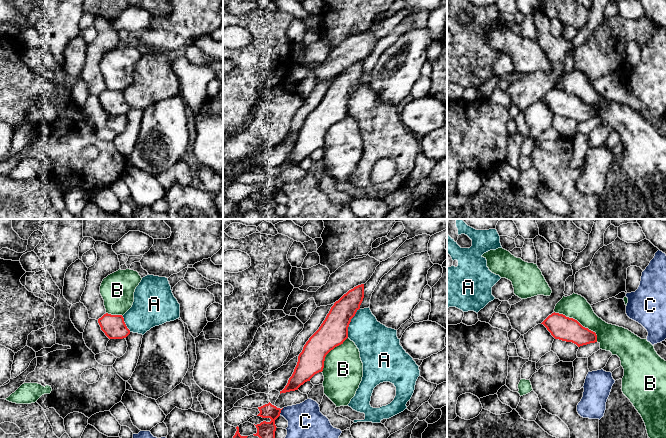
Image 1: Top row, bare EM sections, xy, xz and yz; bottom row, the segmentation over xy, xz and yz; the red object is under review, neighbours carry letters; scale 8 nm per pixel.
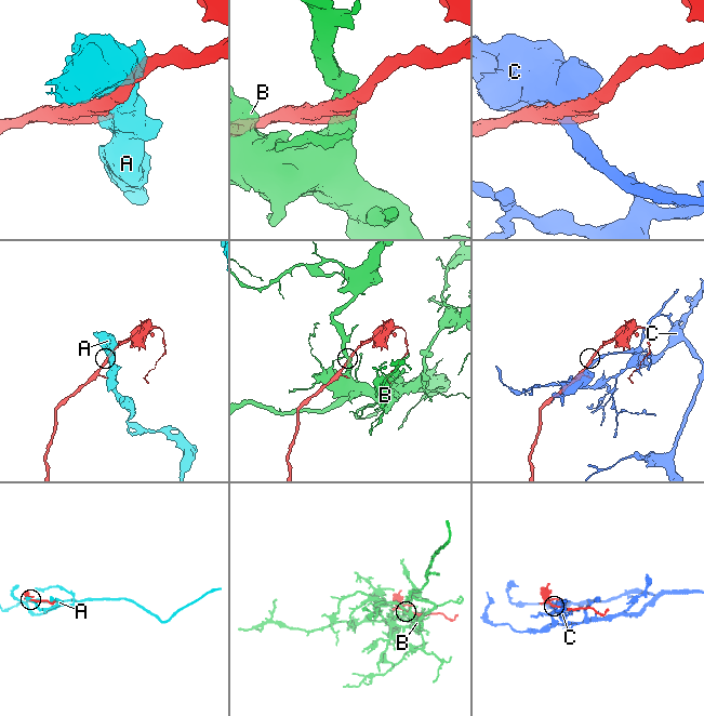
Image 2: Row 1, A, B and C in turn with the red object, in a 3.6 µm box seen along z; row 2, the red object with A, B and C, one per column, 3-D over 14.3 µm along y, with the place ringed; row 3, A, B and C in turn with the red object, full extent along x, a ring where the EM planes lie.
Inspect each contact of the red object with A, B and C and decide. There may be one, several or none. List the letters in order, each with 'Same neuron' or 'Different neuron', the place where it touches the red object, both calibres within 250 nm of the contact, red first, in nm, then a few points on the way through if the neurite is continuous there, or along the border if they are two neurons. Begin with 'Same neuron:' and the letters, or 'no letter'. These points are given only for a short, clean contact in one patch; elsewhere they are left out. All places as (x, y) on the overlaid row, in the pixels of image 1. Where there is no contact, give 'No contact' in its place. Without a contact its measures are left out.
Same neuron: B
A: Different neuron. Touches red at xz (349, 323). Thickness 220 nm (red) against 300 nm
B: Same neuron. Touches red at yz (578, 322). Thickness 190 nm (red) against 200 nm
C: Different neuron. Touches red at xz (280, 411). Thickness 130 nm (red) against 280 nm

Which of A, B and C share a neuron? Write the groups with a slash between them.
A / B / C

